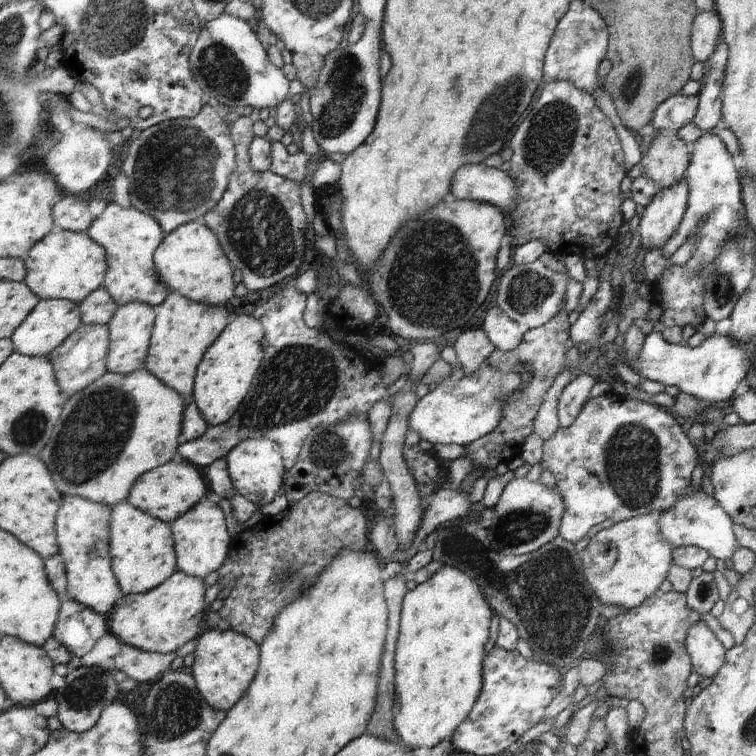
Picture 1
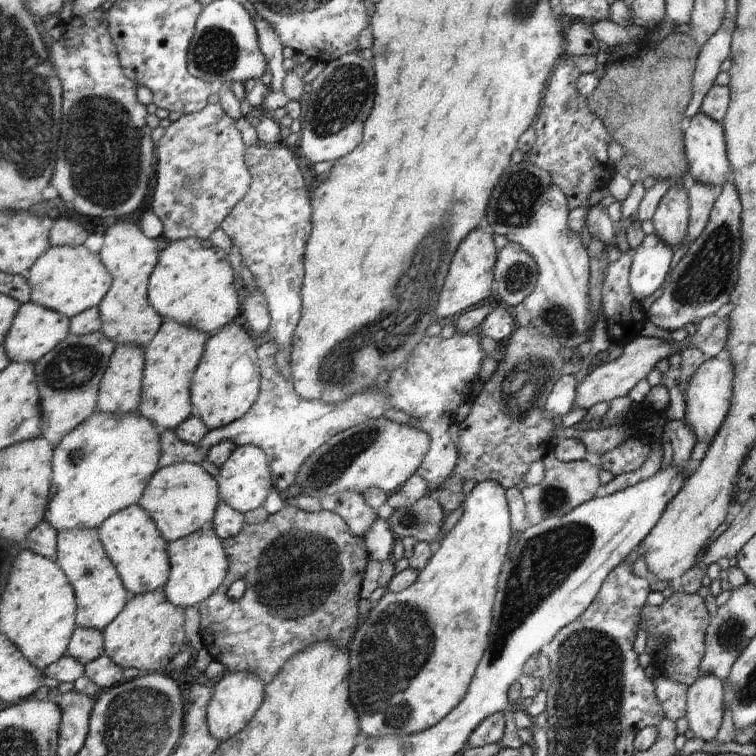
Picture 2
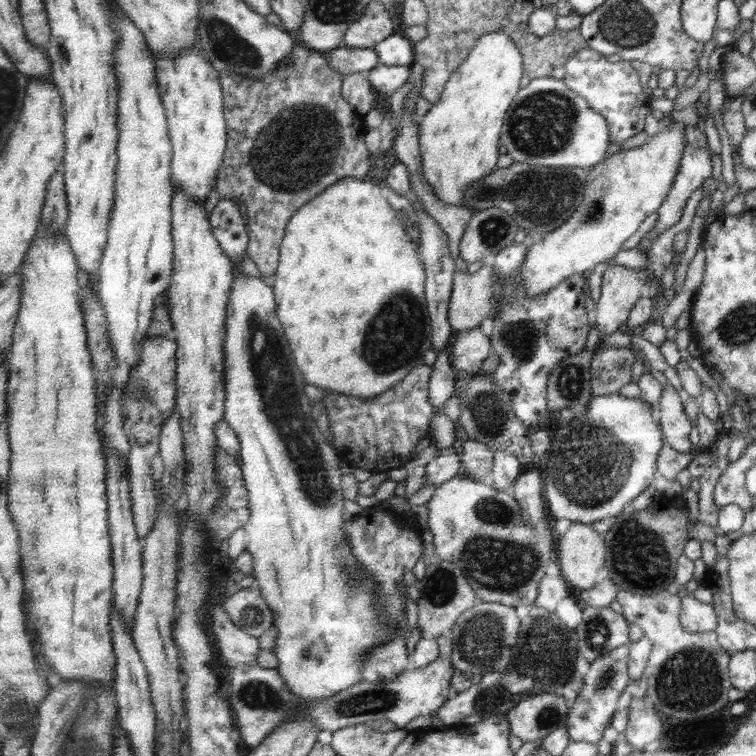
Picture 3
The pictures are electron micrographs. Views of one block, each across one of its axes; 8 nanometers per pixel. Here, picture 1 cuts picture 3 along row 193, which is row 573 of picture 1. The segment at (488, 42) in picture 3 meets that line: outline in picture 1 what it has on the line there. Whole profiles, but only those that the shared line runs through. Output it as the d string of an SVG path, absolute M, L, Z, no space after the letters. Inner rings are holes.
M445 565L431 580L412 585L406 594L400 624L401 634L396 646L394 725L398 736L409 748L435 748L451 738L469 718L484 683L485 644L490 642L489 628L495 616L494 608L482 588L466 572Z

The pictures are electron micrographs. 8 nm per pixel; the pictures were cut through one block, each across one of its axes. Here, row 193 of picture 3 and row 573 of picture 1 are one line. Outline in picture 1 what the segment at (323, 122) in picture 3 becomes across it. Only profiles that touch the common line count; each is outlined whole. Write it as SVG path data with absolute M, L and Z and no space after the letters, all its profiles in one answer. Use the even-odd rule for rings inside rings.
M312 492L277 515L263 517L256 525L245 528L233 537L230 555L218 570L215 583L221 584L221 588L233 586L228 597L217 606L219 617L227 620L232 630L247 634L257 643L263 642L274 627L279 612L305 596L305 592L315 586L325 566L329 566L341 550L365 550L365 530L365 516L361 510L355 510L346 500L324 492Z

